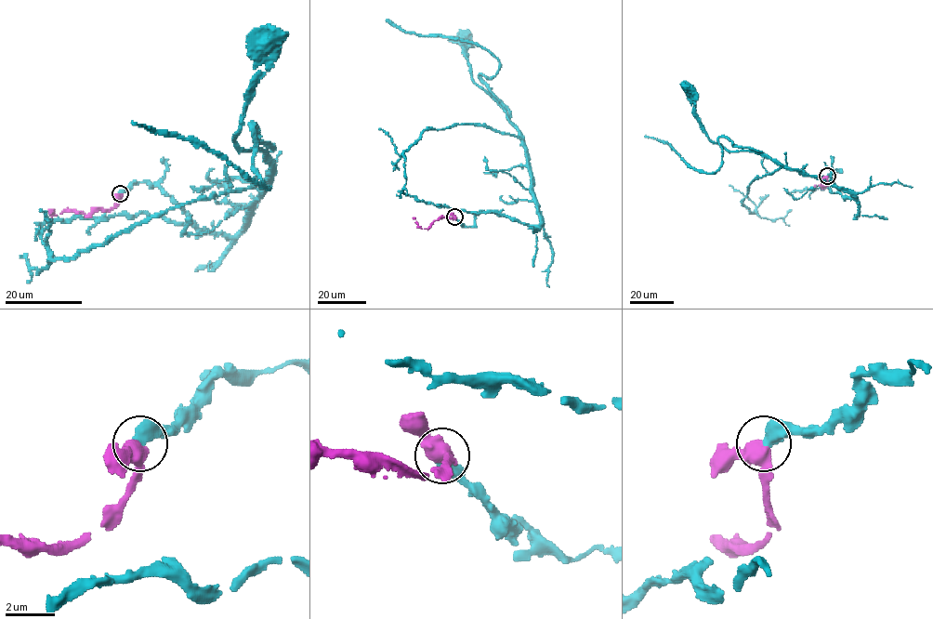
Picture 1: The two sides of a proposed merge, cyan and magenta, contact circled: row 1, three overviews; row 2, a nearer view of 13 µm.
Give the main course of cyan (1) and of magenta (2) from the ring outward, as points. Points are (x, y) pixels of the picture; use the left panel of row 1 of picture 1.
1: (120, 193), (157, 184), (199, 229), (241, 230), (272, 171), (265, 151), (233, 138), (270, 40)
2: (120, 193), (119, 202), (114, 207), (96, 209), (87, 217), (72, 210), (57, 215), (53, 211), (49, 213)

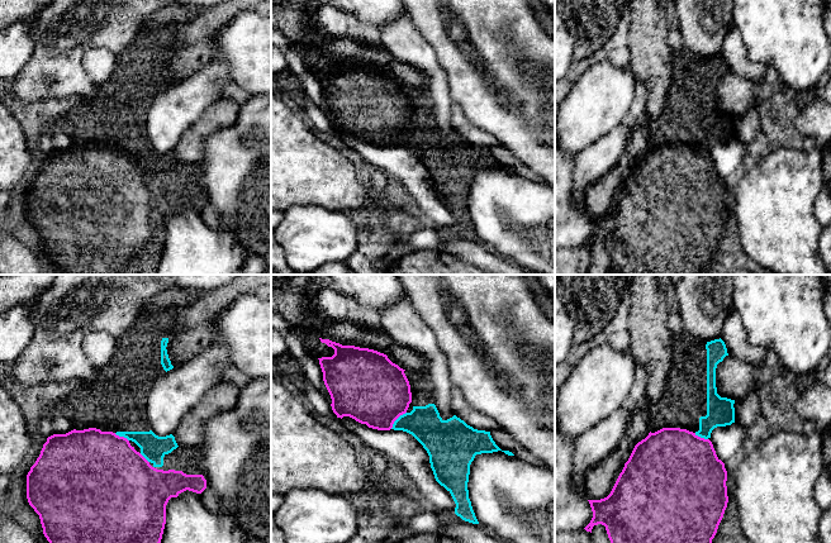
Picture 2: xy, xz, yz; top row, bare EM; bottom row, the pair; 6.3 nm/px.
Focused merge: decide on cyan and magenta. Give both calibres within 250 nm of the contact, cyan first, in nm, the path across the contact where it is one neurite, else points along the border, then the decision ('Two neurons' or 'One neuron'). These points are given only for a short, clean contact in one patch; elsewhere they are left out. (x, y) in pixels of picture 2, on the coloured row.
Thickness 220 nm (cyan) against 440 nm. One neuron

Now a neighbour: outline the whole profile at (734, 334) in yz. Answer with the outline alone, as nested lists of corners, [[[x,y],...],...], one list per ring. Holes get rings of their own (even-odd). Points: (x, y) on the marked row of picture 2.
[[[733,309],[725,319],[721,339],[730,357],[747,363],[763,363],[765,359],[766,349],[749,340],[742,320]]]

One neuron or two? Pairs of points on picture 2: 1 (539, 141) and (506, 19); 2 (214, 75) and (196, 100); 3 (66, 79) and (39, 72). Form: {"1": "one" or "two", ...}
{"1": "one", "2": "one", "3": "one"}

